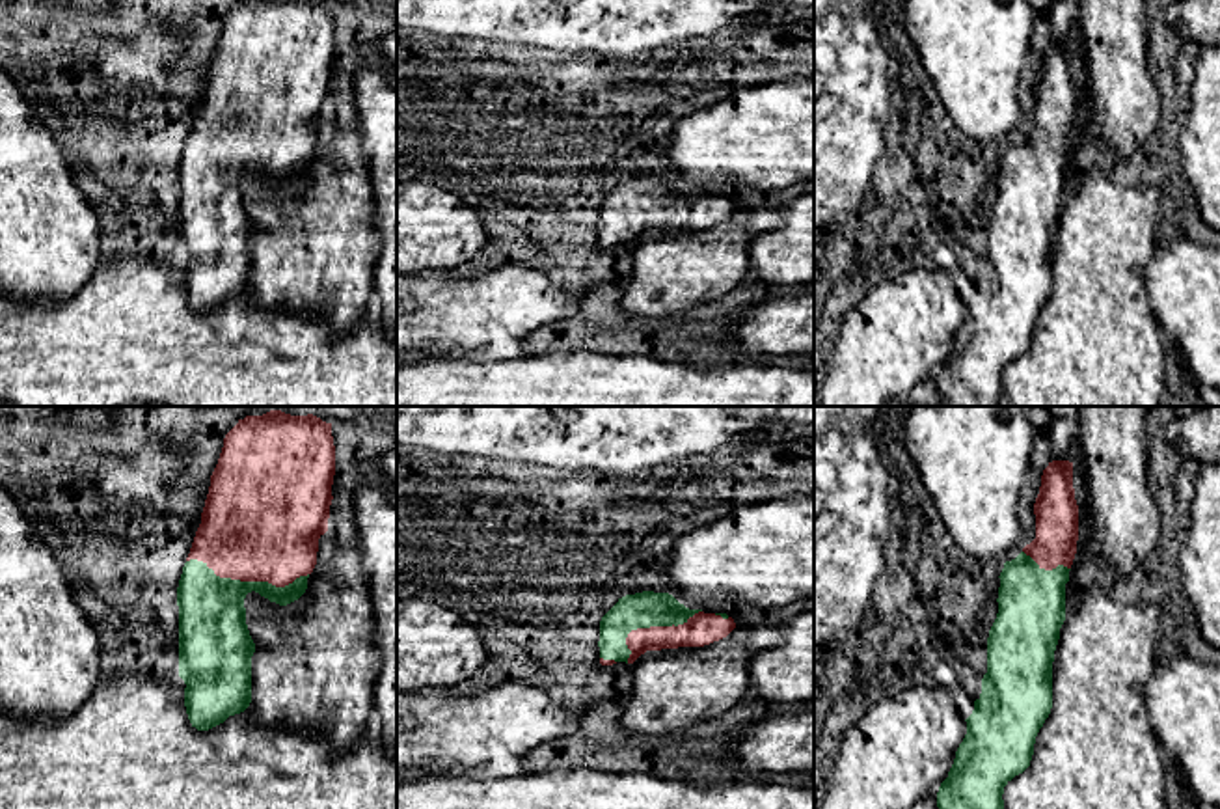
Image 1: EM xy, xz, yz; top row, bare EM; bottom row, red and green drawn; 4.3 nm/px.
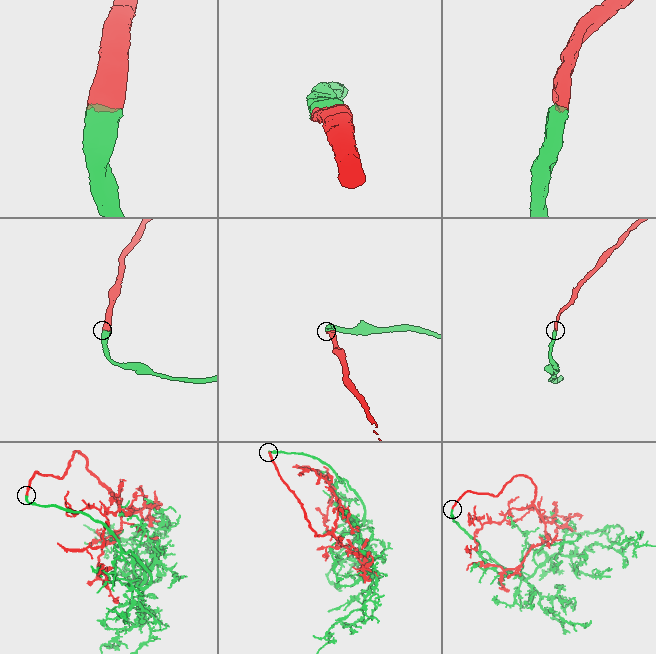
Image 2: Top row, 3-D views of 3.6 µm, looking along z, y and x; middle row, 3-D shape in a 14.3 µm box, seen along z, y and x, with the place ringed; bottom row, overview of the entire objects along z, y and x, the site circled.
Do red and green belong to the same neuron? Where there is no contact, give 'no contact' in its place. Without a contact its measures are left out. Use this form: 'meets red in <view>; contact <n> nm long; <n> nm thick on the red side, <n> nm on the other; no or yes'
meets red in xy; contact 550 nm long; 500 nm thick on the red side, 280 nm on the other; yes

